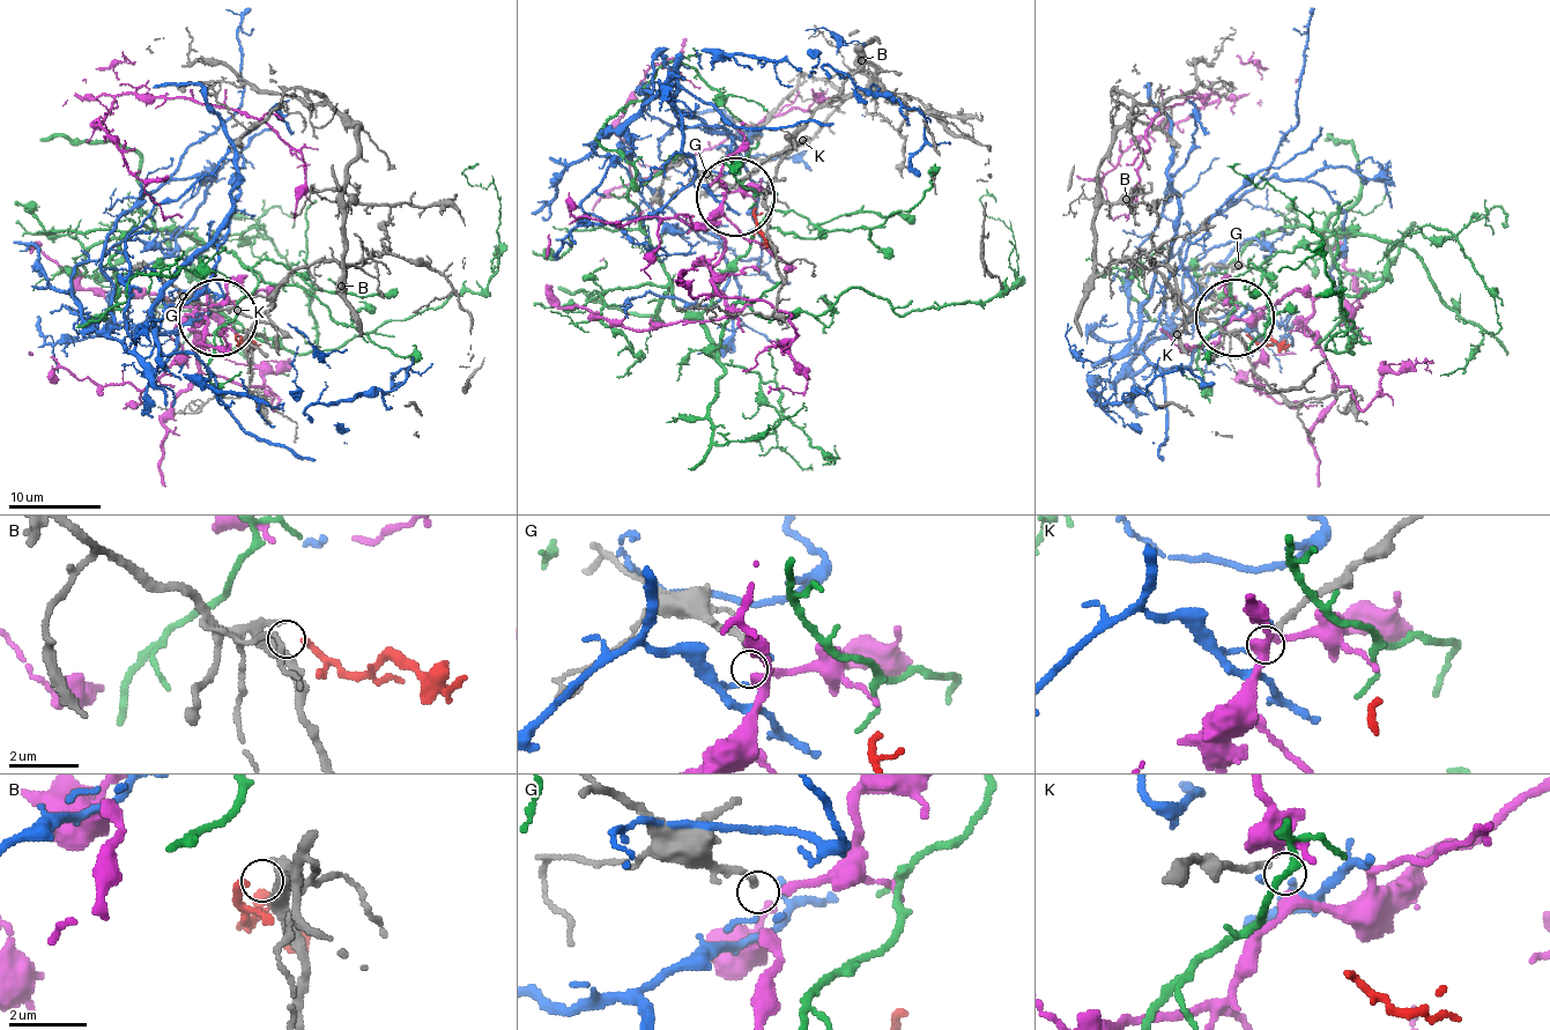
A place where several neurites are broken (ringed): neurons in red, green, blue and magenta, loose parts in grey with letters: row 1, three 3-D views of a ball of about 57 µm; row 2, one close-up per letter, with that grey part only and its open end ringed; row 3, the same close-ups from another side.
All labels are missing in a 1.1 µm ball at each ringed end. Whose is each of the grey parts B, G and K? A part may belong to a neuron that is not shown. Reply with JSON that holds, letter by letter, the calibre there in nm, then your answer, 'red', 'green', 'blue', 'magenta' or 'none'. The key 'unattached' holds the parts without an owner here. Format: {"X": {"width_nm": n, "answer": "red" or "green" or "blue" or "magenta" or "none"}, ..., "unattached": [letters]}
{"B": {"width_nm": 240, "answer": "red"}, "G": {"width_nm": 160, "answer": "none"}, "K": {"width_nm": 170, "answer": "none"}, "unattached": ["G", "K"]}

